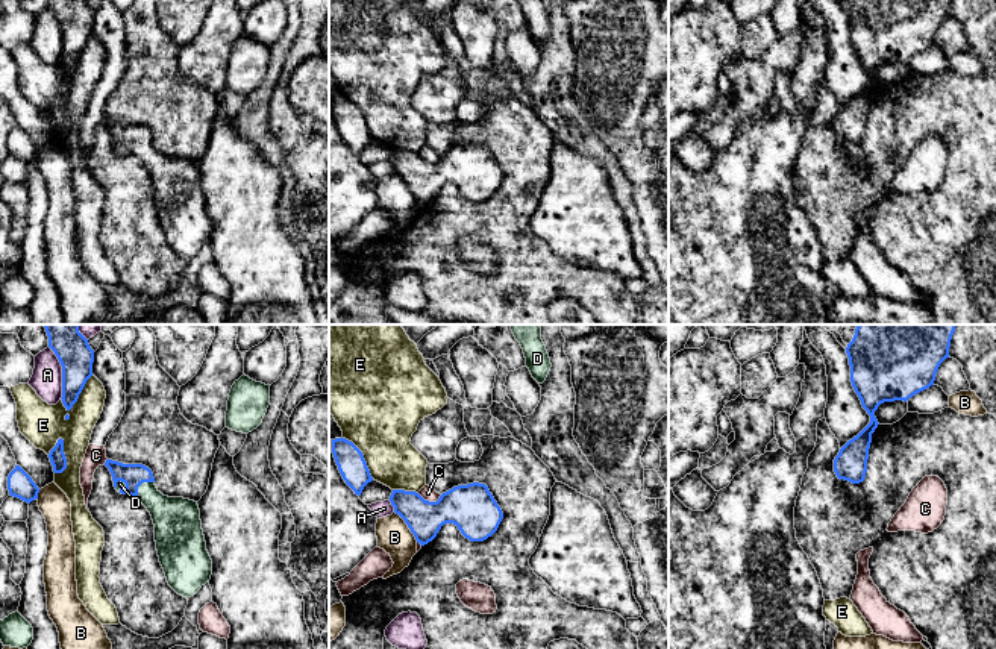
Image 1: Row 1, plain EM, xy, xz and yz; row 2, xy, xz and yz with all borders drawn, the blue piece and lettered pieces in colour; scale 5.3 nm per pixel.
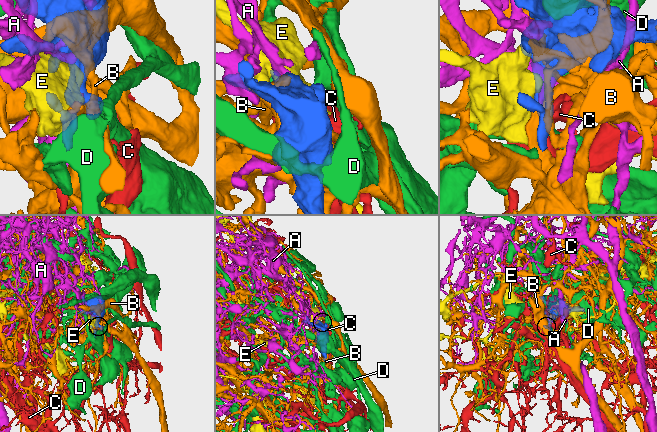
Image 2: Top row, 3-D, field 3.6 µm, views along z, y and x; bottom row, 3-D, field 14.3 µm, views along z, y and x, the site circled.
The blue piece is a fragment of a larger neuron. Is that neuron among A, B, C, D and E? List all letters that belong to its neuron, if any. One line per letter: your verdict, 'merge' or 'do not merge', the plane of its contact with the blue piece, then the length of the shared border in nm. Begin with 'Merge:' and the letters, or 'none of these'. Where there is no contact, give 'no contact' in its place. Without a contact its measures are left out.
Merge: D
A: do not merge; meets blue in xy; contact 280 nm long
B: do not merge; meets blue in xz; contact 200 nm long
C: do not merge; meets blue in xz; contact 140 nm long
D: merge; meets blue in xy; contact 130 nm long
E: do not merge; meets blue in xy; contact 280 nm long

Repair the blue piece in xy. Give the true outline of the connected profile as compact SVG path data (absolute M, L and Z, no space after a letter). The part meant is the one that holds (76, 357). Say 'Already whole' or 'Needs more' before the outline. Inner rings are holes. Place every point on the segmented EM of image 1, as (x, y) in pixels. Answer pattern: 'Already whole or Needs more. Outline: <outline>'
Already whole. Outline: M44 324L49 347L58 356L62 365L62 403L70 411L77 402L86 381L92 376L94 350L89 347L88 340L79 332L79 324Z

